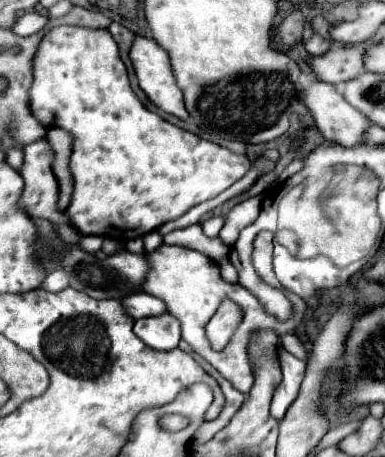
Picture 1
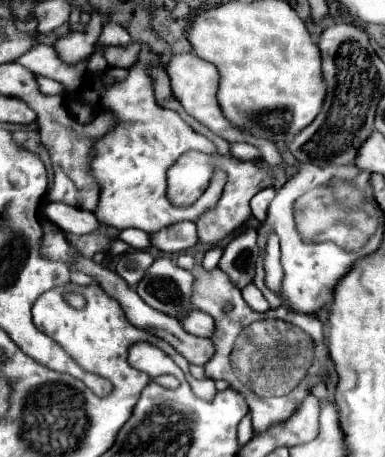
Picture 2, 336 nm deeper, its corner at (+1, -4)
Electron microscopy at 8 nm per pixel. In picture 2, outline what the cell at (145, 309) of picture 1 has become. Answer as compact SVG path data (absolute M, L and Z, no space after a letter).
M194 310L190 312L190 316L186 316L186 320L182 320L182 326L194 334L194 336L206 336L210 338L214 334L214 318L210 318L210 314Z

